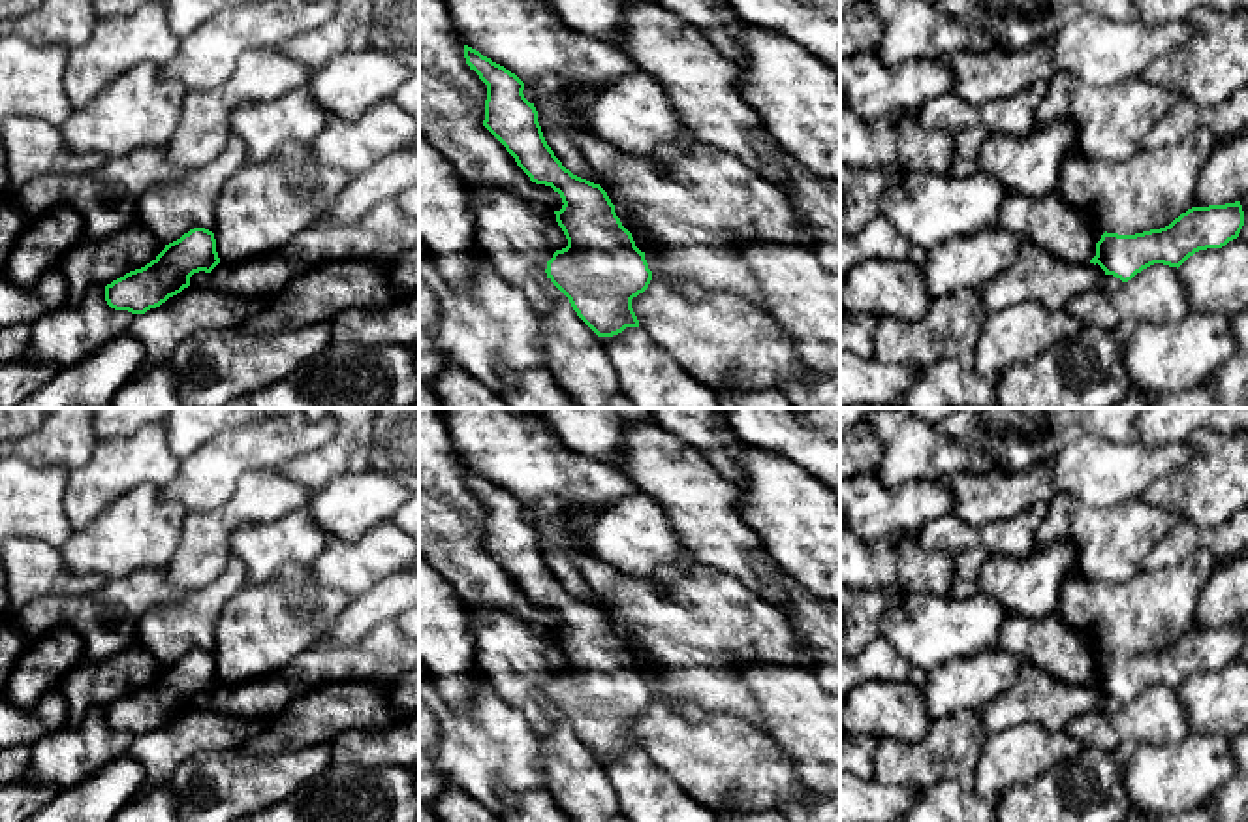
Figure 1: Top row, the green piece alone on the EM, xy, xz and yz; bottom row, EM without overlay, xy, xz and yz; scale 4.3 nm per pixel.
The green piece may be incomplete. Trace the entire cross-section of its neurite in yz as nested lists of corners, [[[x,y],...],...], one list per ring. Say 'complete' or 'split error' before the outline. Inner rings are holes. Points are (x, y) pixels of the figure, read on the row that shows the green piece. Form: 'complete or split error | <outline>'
complete | [[[1240,201],[1192,207],[1160,229],[1135,235],[1105,231],[1096,243],[1096,256],[1090,263],[1098,263],[1105,275],[1128,282],[1154,263],[1178,269],[1199,250],[1222,248],[1239,237],[1242,226],[1244,211]]]

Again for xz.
complete | [[[468,45],[464,58],[487,85],[483,126],[532,182],[551,186],[562,198],[564,205],[554,214],[568,246],[547,261],[547,278],[598,337],[639,327],[632,299],[648,288],[652,271],[607,192],[573,175],[554,156],[515,73]]]

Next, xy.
complete | [[[194,228],[145,267],[105,286],[105,301],[115,310],[145,314],[190,286],[194,273],[211,273],[220,263],[214,233]]]

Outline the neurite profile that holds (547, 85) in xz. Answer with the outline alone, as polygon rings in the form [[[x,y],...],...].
[[[545,75],[538,83],[526,83],[523,94],[530,103],[536,103],[538,98],[554,94],[558,88],[560,88],[560,79]]]

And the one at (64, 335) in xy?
[[[94,286],[79,307],[64,305],[32,322],[24,361],[71,367],[92,356],[103,342],[122,335],[132,320],[132,312],[107,305],[105,288]]]

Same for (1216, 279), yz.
[[[1233,239],[1222,248],[1199,250],[1178,267],[1178,277],[1190,312],[1233,318],[1248,308],[1248,243]]]

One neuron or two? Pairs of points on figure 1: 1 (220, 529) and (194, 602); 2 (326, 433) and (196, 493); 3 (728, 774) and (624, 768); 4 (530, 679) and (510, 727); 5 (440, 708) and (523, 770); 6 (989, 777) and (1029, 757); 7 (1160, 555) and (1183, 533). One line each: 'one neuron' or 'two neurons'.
1: two neurons
2: one neuron
3: two neurons
4: two neurons
5: one neuron
6: one neuron
7: one neuron

